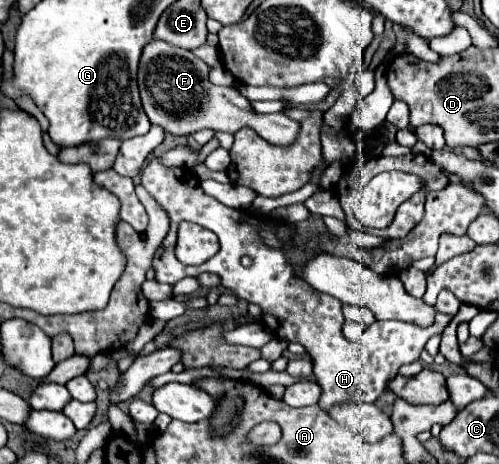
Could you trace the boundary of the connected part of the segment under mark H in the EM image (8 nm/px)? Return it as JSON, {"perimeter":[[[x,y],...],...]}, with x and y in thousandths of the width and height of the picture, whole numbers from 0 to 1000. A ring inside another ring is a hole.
{"perimeter":[[[307,341],[287,362],[283,397],[343,474],[343,491],[307,552],[311,603],[347,616],[375,595],[399,595],[407,586],[439,591],[455,625],[495,651],[511,651],[523,664],[527,698],[547,711],[551,728],[599,737],[611,746],[627,780],[631,823],[647,841],[639,875],[651,888],[687,866],[752,866],[780,836],[780,823],[796,810],[796,797],[808,784],[836,780],[852,737],[868,720],[884,720],[904,690],[904,681],[896,677],[876,677],[872,698],[860,707],[840,707],[796,690],[747,694],[739,707],[731,707],[727,728],[719,737],[699,737],[683,716],[691,694],[687,655],[675,651],[667,638],[643,634],[619,612],[611,612],[607,569],[583,565],[583,547],[595,530],[591,504],[579,509],[579,522],[567,534],[531,530],[527,513],[519,513],[515,487],[507,478],[483,478],[487,470],[479,470],[479,453],[435,435],[427,422],[415,422],[379,366],[355,358],[335,362],[323,353],[323,341]],[[363,474],[391,478],[435,504],[443,534],[411,569],[375,573],[351,552],[351,509]],[[483,552],[503,552],[507,573],[491,578],[479,565]]]}

